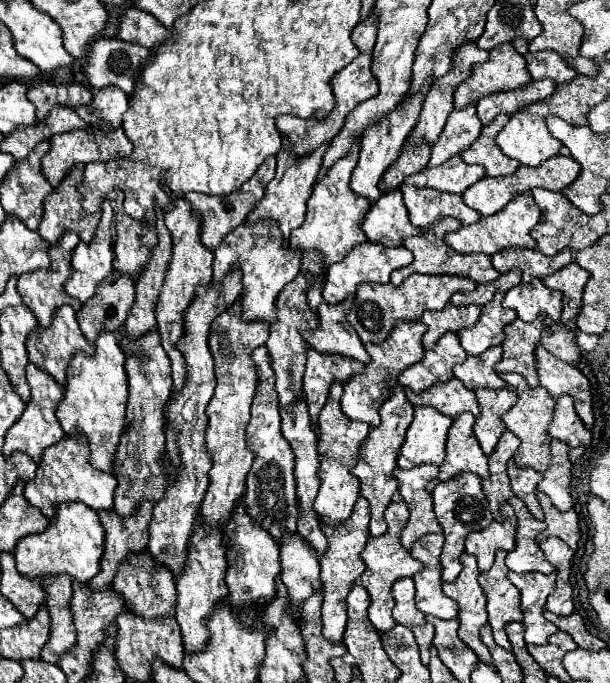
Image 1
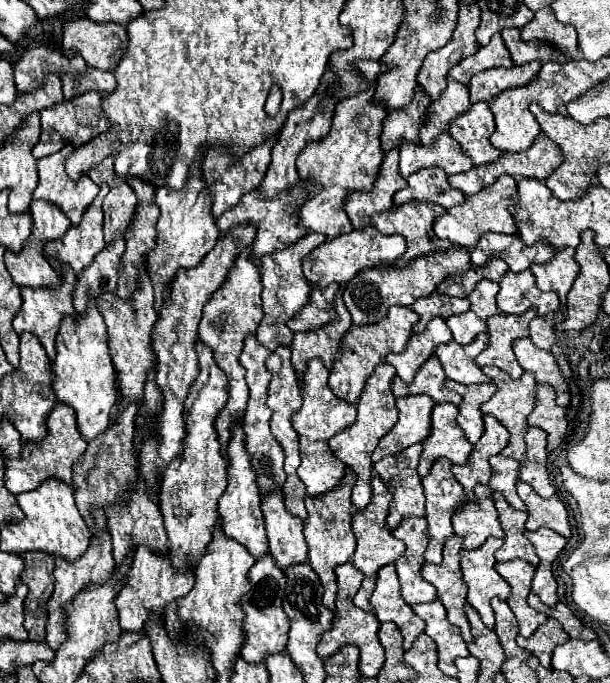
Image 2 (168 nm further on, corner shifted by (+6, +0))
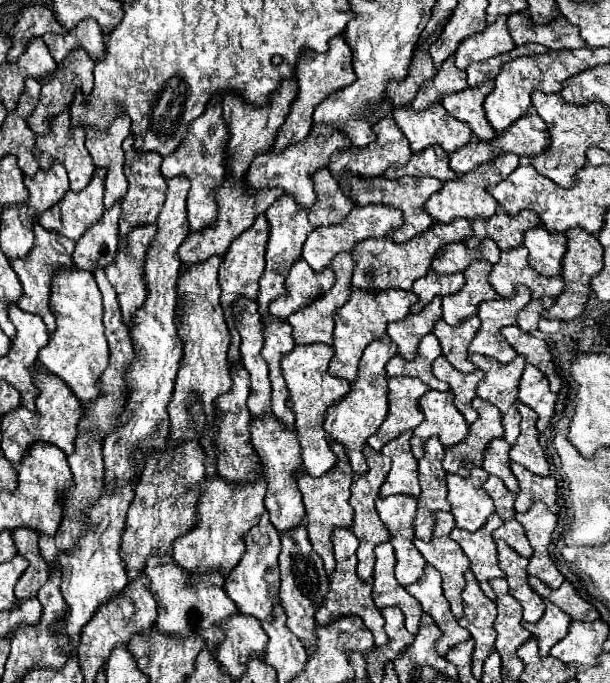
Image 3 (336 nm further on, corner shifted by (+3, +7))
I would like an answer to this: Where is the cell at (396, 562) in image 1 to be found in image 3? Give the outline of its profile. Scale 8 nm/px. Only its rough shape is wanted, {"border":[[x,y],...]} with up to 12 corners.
{"border":[[368,444],[368,476],[352,484],[358,578],[372,580],[374,548],[390,540],[376,516],[390,458]]}

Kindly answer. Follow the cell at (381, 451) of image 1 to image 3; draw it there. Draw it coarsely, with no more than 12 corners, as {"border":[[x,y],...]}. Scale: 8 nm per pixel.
{"border":[[374,340],[350,396],[324,420],[358,476],[362,448],[388,412],[386,364],[396,346]]}

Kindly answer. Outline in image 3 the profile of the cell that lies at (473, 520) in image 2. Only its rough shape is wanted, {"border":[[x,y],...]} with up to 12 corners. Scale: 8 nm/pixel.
{"border":[[466,464],[468,478],[448,474],[456,526],[476,532],[496,512],[482,484],[488,472]]}

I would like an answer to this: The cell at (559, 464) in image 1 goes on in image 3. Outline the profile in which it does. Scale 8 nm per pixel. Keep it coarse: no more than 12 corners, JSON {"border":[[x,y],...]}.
{"border":[[522,402],[520,436],[510,460],[538,476],[550,476],[538,442],[536,412]]}

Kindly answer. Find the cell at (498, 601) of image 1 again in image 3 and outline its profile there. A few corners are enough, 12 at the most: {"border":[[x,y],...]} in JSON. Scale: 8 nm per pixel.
{"border":[[498,514],[486,528],[454,528],[452,540],[468,556],[482,592],[496,602],[490,580],[506,578],[498,566],[492,532],[502,524]]}

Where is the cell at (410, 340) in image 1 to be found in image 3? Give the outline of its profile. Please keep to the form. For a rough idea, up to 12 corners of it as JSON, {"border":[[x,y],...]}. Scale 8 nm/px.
{"border":[[352,290],[334,320],[328,372],[350,384],[364,348],[404,320],[418,296]]}

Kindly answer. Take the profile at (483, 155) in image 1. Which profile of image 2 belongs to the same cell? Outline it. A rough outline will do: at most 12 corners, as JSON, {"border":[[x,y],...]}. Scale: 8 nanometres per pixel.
{"border":[[473,103],[449,125],[473,165],[501,151],[489,143],[495,121],[489,103]]}

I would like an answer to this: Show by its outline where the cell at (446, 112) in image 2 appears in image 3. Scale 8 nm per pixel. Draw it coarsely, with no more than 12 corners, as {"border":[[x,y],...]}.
{"border":[[450,56],[434,80],[422,84],[410,106],[416,112],[468,88],[466,72]]}

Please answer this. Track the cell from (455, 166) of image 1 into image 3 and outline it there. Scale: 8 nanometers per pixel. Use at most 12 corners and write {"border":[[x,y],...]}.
{"border":[[442,104],[394,108],[412,152],[454,154],[474,138]]}

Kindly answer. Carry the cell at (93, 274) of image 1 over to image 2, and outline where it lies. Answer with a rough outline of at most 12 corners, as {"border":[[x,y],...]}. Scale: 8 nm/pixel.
{"border":[[107,185],[85,209],[81,223],[45,245],[51,267],[75,273],[105,247]]}

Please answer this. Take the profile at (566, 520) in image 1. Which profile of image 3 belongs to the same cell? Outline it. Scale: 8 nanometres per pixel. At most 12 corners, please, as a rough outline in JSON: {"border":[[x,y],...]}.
{"border":[[516,462],[510,468],[520,482],[516,512],[544,502],[560,512],[556,480],[536,476]]}

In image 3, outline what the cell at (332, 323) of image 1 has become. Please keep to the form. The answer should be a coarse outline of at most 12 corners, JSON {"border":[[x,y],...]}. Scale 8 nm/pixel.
{"border":[[304,260],[290,268],[288,294],[270,304],[286,320],[332,286],[332,270],[316,274]]}

